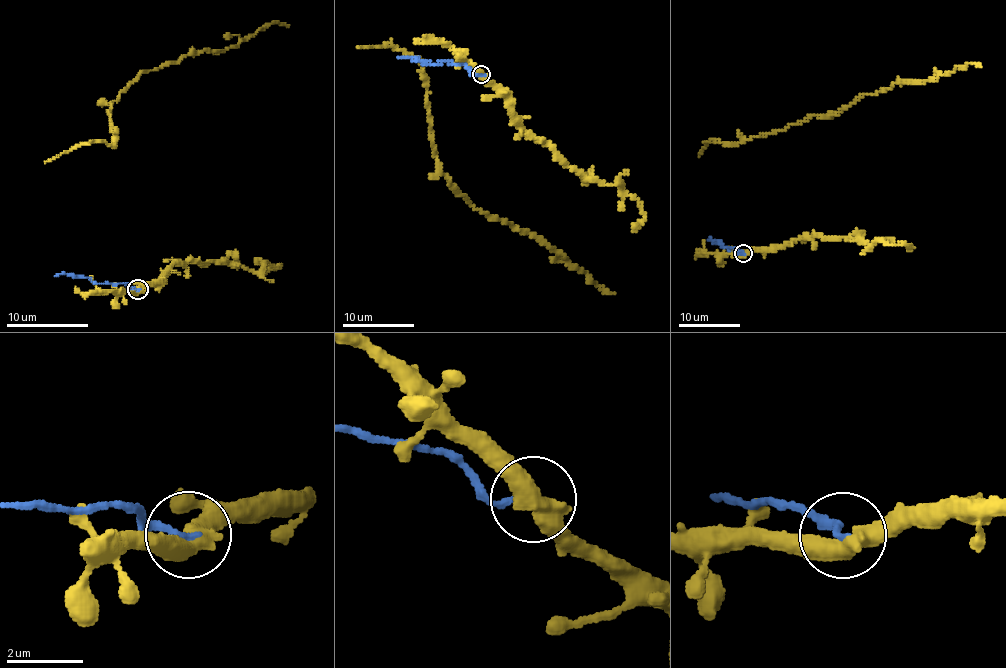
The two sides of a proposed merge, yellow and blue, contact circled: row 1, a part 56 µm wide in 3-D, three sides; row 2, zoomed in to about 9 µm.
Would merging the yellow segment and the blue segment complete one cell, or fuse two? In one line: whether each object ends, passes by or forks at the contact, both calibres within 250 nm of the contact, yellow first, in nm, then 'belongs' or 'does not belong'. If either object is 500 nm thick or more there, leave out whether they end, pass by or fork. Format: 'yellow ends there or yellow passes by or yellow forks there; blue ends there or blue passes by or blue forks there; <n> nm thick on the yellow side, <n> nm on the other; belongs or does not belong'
500 nm thick on the yellow side, 170 nm on the other; does not belong

